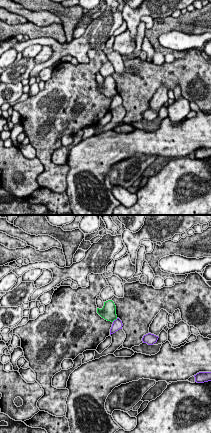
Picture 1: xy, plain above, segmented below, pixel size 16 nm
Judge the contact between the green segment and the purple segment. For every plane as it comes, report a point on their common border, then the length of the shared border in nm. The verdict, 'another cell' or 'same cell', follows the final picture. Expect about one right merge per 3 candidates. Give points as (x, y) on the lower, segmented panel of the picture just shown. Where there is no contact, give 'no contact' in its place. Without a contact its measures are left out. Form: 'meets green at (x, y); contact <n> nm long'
meets green at (114, 319); contact 110 nm long

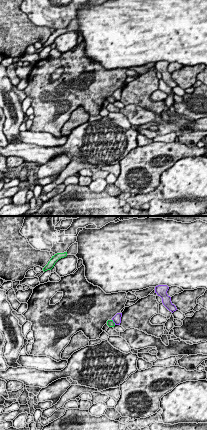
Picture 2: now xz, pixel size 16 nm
meets green at (113, 322); contact 110 nm long

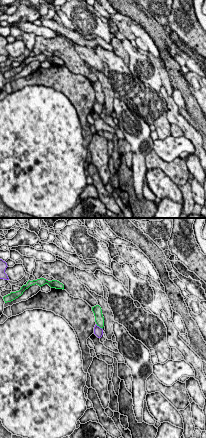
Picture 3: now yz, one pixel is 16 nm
meets green at (99, 326); contact 150 nm long

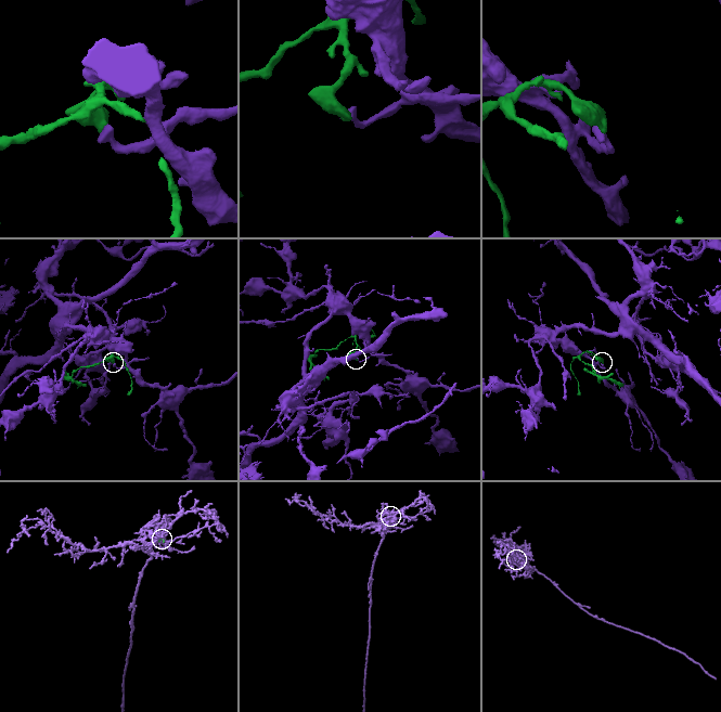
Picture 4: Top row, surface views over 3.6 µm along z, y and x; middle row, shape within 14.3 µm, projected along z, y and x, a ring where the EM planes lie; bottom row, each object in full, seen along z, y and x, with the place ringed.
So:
another cell

